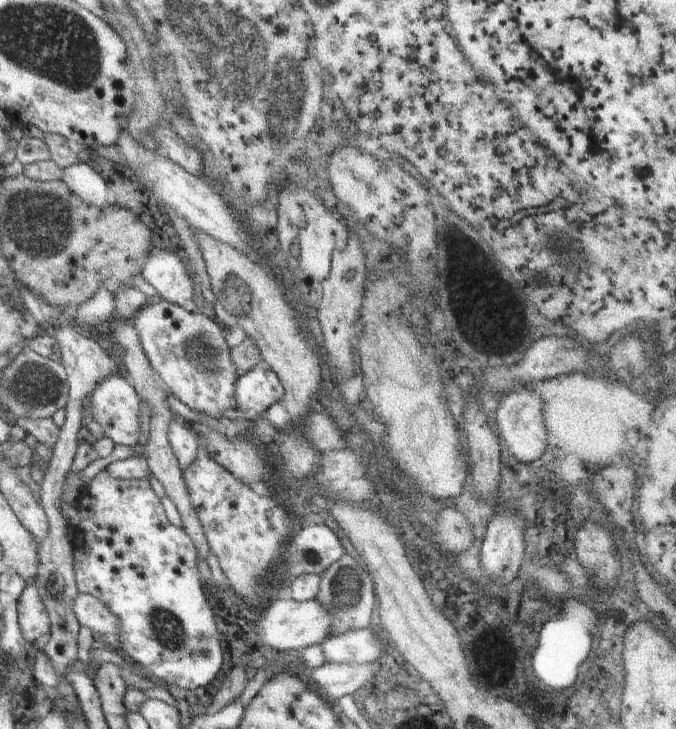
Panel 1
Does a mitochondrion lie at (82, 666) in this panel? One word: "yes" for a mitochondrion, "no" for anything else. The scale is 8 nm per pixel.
no

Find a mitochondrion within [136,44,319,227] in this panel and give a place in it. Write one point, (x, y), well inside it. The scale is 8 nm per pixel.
(280, 84)

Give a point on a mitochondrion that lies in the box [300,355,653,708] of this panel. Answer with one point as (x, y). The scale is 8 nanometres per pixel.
(341, 601)

